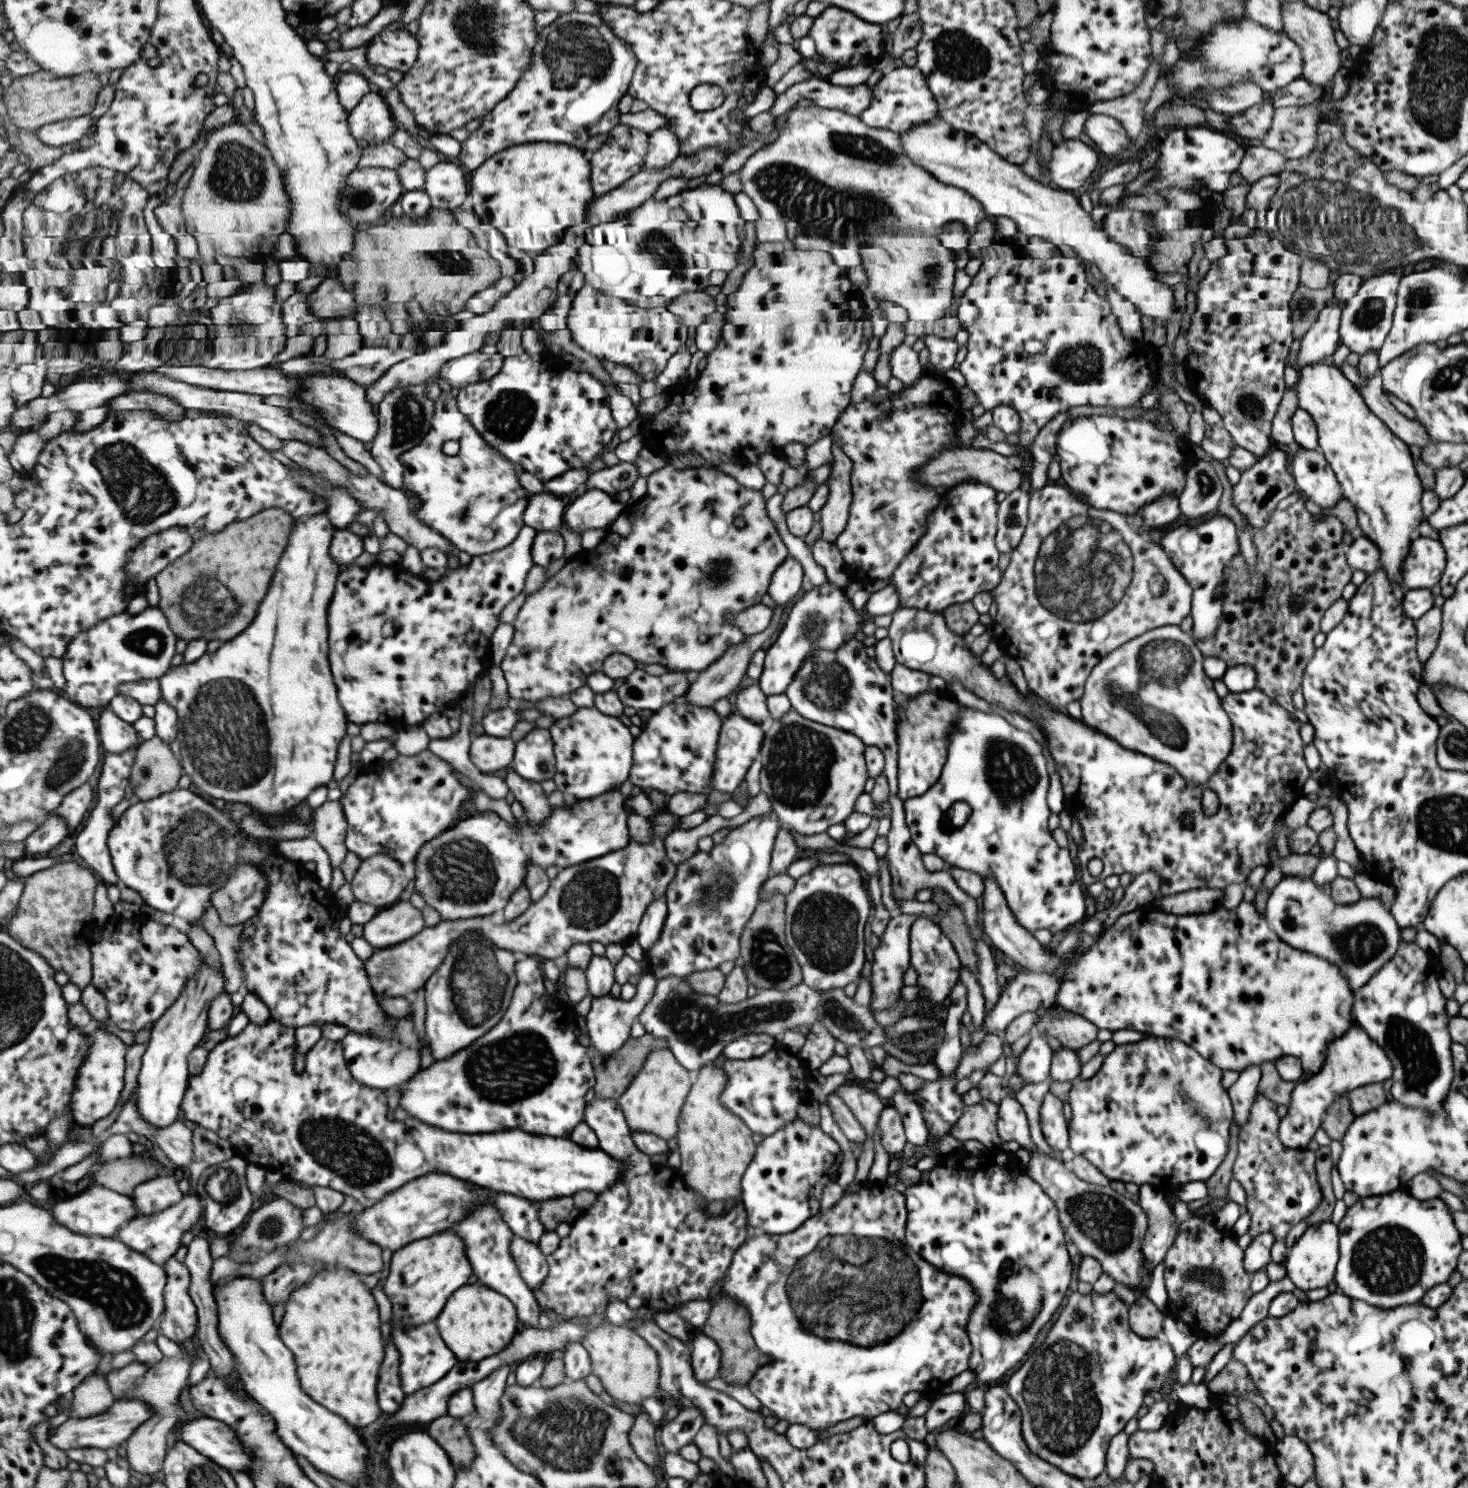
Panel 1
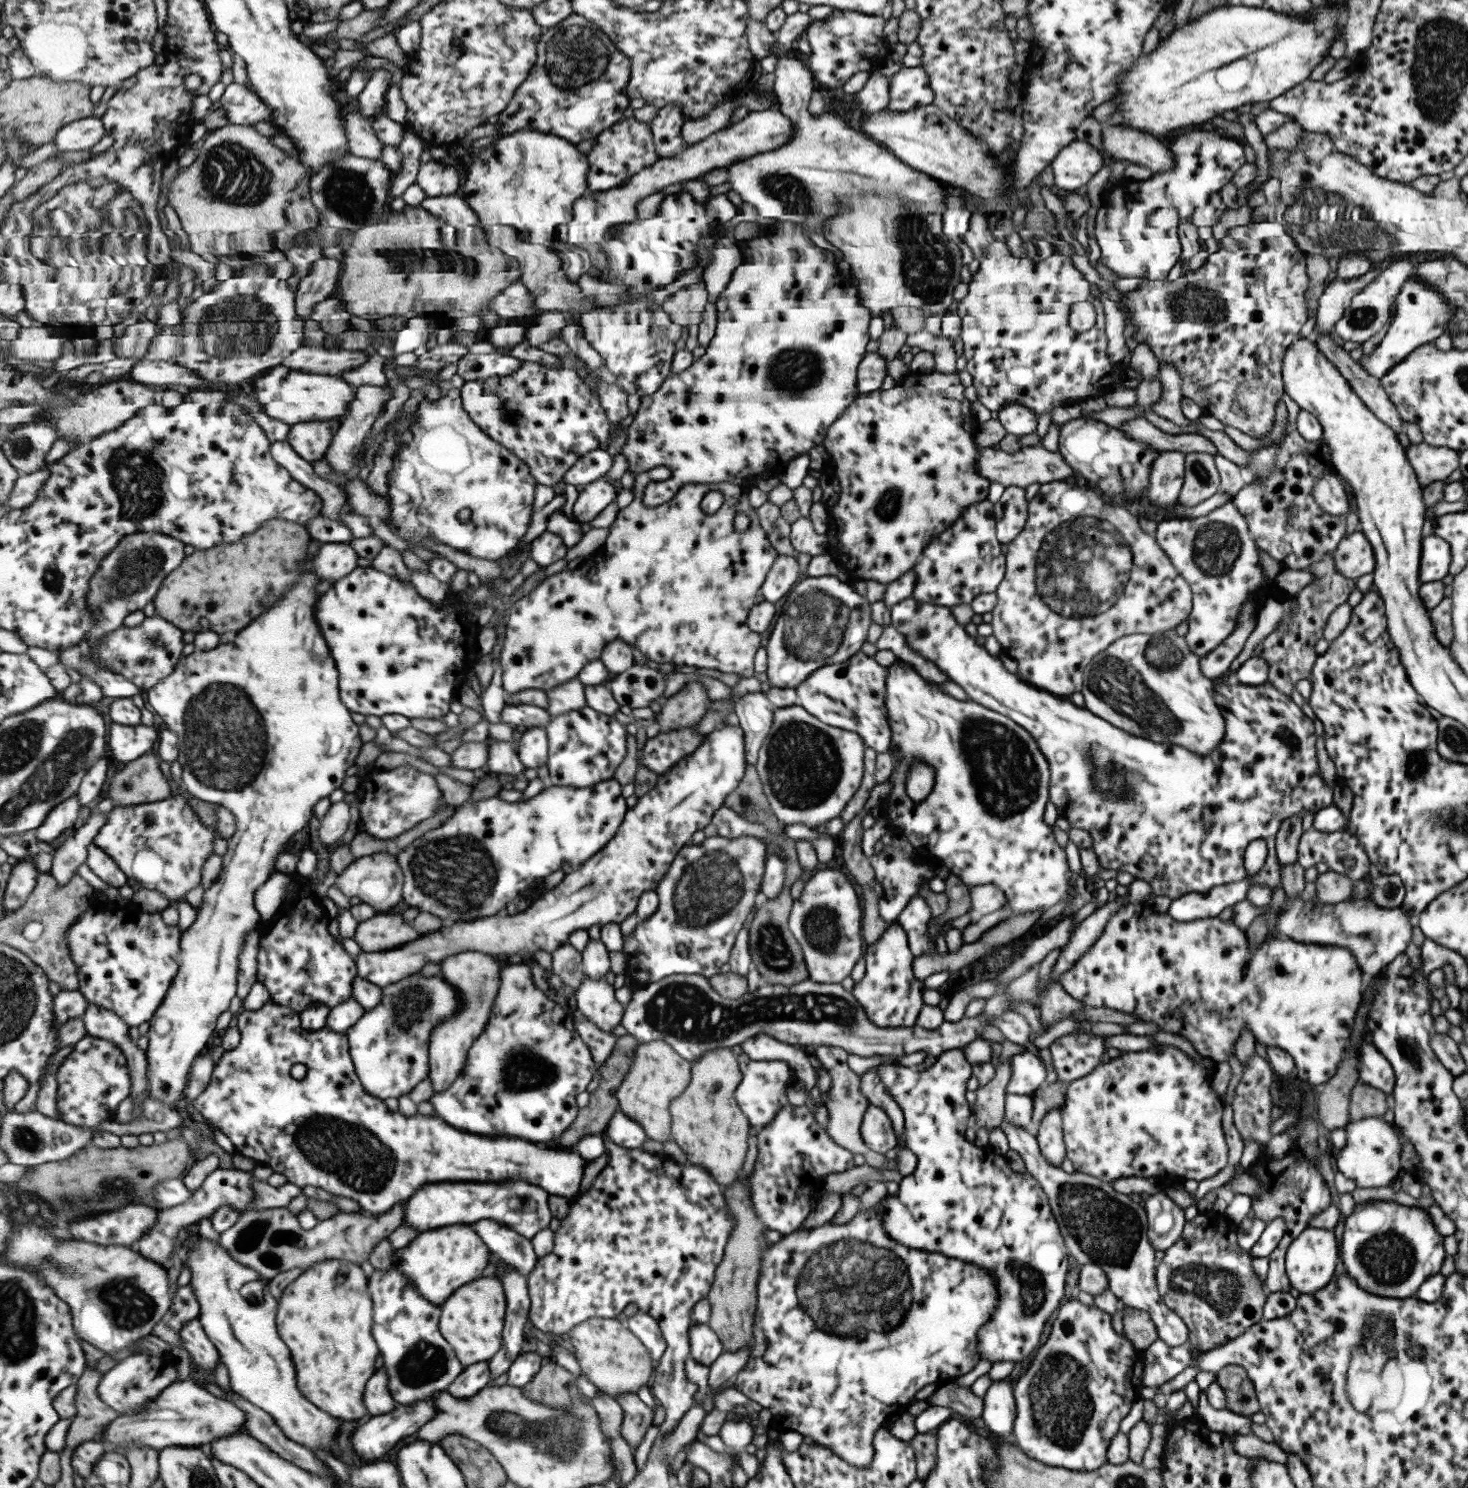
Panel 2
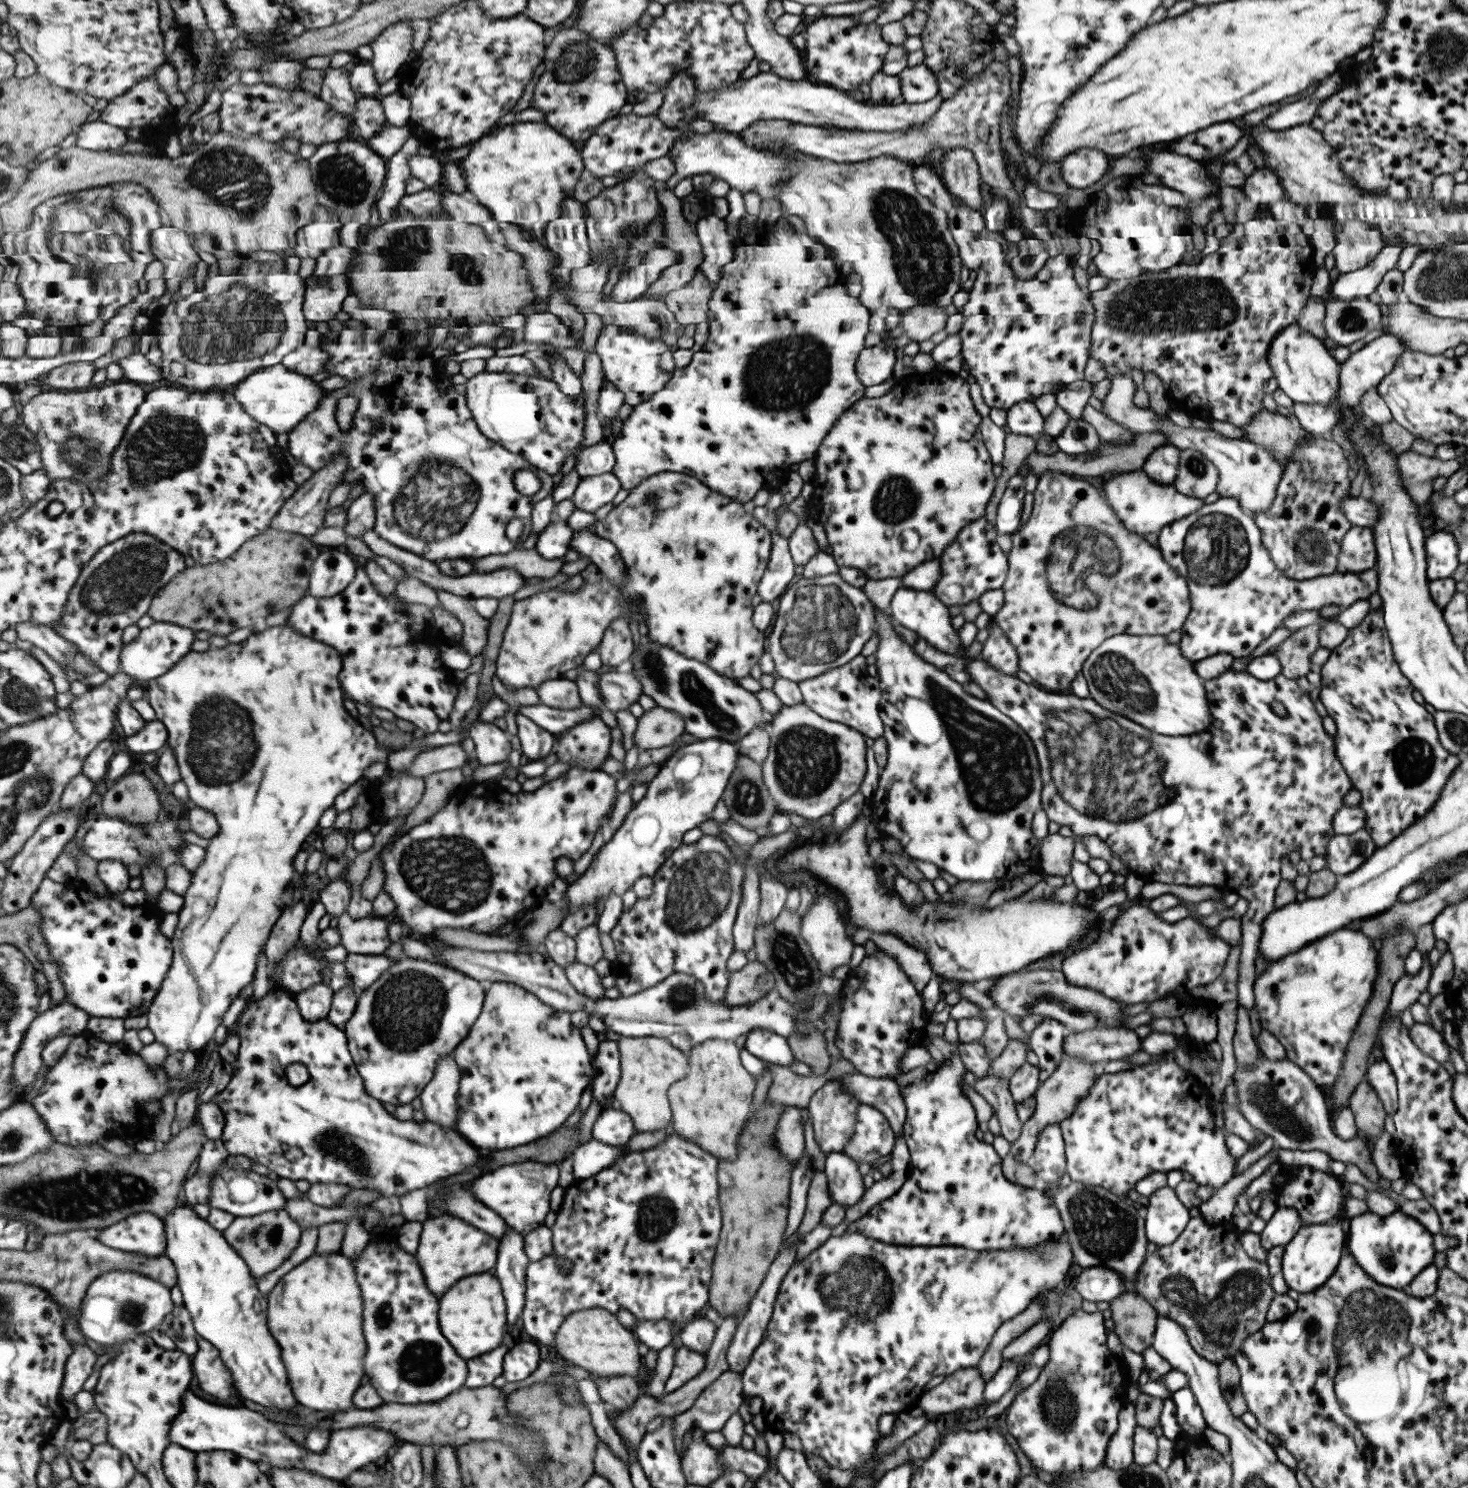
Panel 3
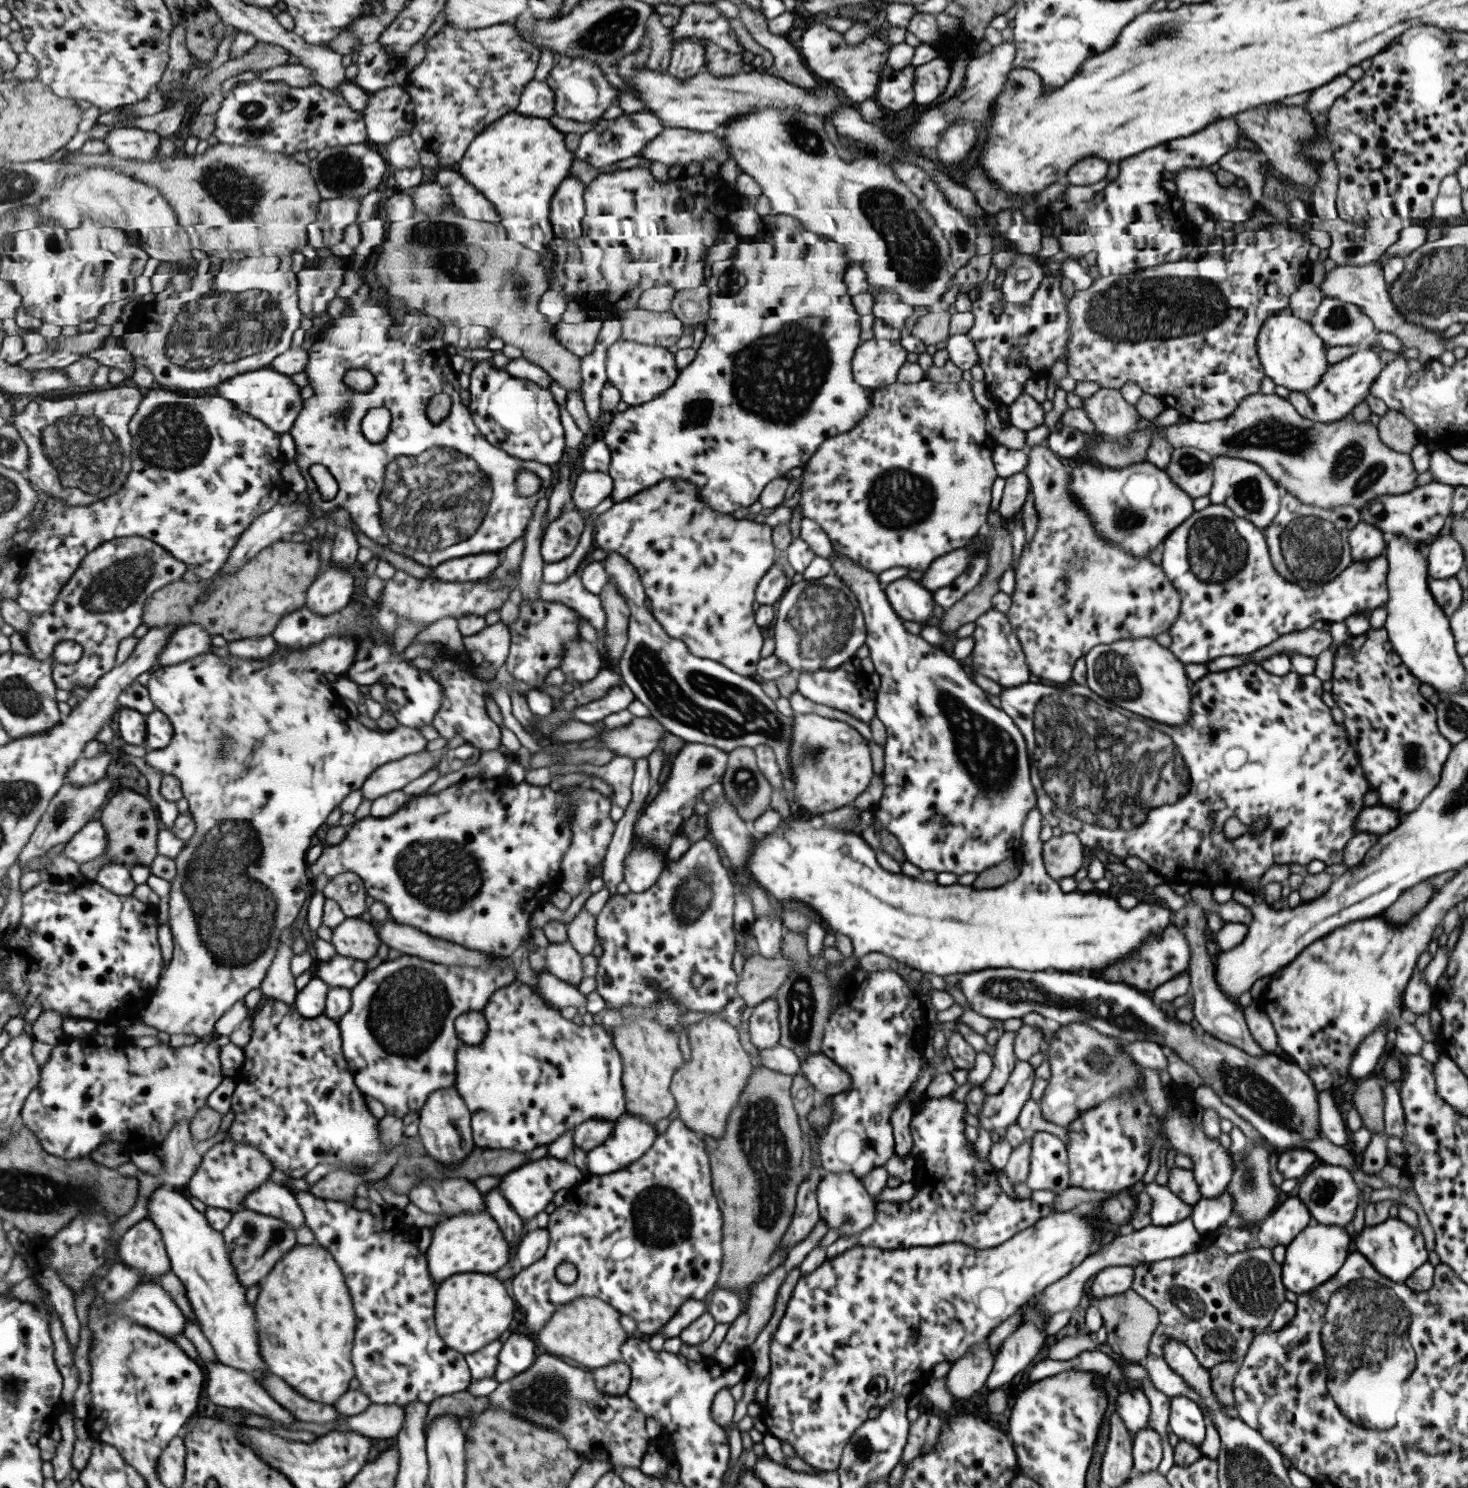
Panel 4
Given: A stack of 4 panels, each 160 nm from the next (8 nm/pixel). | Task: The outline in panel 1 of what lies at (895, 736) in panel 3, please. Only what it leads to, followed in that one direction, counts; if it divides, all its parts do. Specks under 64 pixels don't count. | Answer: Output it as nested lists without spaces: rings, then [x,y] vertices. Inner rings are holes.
[[[961,707],[956,712],[956,721],[950,726],[947,733],[947,758],[943,764],[939,780],[921,794],[921,796],[907,798],[907,800],[902,801],[903,811],[905,813],[905,824],[907,825],[912,843],[919,849],[919,852],[922,855],[933,853],[948,865],[963,868],[965,871],[975,873],[979,875],[981,879],[983,879],[983,877],[993,877],[993,881],[997,883],[997,886],[999,886],[999,889],[1001,889],[1004,894],[1006,905],[1009,907],[1013,918],[1019,923],[1019,926],[1022,926],[1031,934],[1034,930],[1039,928],[1045,928],[1045,930],[1049,930],[1051,934],[1059,932],[1059,930],[1070,930],[1076,927],[1085,918],[1085,904],[1083,903],[1085,902],[1085,891],[1079,886],[1079,882],[1077,882],[1075,866],[1069,857],[1067,849],[1057,846],[1051,837],[1051,831],[1047,829],[1047,819],[1051,814],[1046,802],[1046,790],[1049,781],[1048,768],[1049,765],[1047,764],[1047,760],[1045,760],[1045,756],[1043,756],[1043,750],[1041,750],[1041,746],[1037,744],[1037,741],[1031,738],[1031,733],[1011,726],[1011,724],[1008,724],[999,714],[978,711],[969,707]],[[955,802],[965,802],[965,804],[969,806],[969,809],[971,809],[971,814],[969,814],[967,822],[958,827],[953,826],[953,824],[947,821],[951,806],[953,806]]]

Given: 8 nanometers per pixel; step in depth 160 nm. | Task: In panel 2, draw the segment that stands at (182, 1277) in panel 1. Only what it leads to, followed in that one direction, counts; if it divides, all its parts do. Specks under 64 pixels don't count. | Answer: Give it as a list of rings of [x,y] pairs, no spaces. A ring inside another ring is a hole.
[[[199,1317],[185,1325],[181,1338],[184,1344],[183,1348],[188,1352],[193,1363],[215,1375],[220,1353],[216,1344],[213,1344],[208,1333],[205,1332]]]

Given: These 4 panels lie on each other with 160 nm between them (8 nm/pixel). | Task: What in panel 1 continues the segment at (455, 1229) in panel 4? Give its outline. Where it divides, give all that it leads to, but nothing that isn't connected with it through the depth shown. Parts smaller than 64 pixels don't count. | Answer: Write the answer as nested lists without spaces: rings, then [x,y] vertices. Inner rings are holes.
[[[457,1232],[437,1233],[397,1250],[392,1254],[384,1287],[385,1294],[394,1306],[393,1318],[404,1325],[435,1321],[447,1306],[453,1292],[465,1286],[473,1274],[473,1265],[465,1252],[465,1239],[457,1236]]]

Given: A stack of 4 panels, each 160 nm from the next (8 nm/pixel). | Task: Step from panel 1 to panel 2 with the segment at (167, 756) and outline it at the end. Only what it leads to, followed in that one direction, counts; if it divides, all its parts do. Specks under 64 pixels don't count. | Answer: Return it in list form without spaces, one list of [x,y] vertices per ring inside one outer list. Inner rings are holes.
[[[157,750],[149,752],[141,758],[125,764],[119,774],[114,774],[110,781],[108,798],[120,807],[137,807],[138,805],[157,803],[171,797],[171,784],[167,782],[163,770],[159,768],[161,762]]]

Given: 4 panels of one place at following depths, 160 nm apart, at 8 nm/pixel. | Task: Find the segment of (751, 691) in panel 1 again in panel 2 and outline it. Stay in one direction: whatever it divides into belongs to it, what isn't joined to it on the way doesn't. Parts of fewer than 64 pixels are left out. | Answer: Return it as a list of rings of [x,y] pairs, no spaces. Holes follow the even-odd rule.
[[[761,691],[744,694],[733,702],[732,718],[737,718],[743,729],[748,765],[754,766],[757,762],[758,751],[770,729],[774,709]]]

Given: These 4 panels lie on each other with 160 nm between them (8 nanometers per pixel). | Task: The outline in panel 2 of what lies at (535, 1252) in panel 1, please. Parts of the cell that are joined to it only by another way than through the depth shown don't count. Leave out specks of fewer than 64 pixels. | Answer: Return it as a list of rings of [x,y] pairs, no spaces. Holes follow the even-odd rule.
[[[487,1218],[477,1221],[473,1227],[491,1252],[503,1262],[515,1265],[522,1275],[529,1278],[540,1258],[531,1239]]]

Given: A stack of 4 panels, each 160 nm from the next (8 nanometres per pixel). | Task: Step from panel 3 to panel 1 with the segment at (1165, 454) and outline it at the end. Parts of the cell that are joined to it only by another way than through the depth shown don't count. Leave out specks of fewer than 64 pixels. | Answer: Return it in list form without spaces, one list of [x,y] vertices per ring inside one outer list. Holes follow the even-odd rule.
[[[1171,493],[1161,495],[1146,504],[1139,513],[1143,526],[1148,530],[1165,530],[1179,518],[1178,498]]]

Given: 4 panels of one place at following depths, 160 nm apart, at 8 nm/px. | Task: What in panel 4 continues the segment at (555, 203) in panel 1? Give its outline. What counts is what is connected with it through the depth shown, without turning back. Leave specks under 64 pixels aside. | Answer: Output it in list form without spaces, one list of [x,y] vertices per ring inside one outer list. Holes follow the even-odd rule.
[[[512,112],[491,124],[483,134],[477,135],[459,163],[459,172],[479,188],[497,206],[501,218],[529,217],[546,219],[560,184],[571,174],[575,153],[565,146],[565,133],[560,132],[549,119]]]

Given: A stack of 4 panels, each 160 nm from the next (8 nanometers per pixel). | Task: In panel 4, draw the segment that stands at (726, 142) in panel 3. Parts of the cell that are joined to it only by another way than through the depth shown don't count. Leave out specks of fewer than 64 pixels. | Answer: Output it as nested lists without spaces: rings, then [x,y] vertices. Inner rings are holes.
[[[667,127],[652,143],[642,150],[641,156],[669,166],[680,164],[681,168],[698,162],[701,165],[713,158],[718,166],[731,159],[717,132],[699,132],[688,128]]]

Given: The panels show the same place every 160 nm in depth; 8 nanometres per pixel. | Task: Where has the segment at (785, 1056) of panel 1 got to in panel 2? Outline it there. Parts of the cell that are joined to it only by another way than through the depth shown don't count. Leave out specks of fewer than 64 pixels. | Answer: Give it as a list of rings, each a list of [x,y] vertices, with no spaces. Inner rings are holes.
[[[743,1052],[738,1056],[738,1064],[742,1072],[742,1082],[735,1092],[738,1105],[745,1112],[750,1123],[764,1127],[782,1106],[788,1104],[785,1087],[795,1080],[795,1073],[785,1062],[780,1060],[756,1061]]]

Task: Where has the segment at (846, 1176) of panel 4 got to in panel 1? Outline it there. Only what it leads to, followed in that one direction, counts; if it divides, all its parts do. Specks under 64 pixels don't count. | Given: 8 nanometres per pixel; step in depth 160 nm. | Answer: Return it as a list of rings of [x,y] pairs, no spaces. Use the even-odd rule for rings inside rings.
[[[795,1117],[785,1126],[778,1128],[772,1135],[761,1137],[744,1176],[741,1179],[740,1203],[747,1213],[747,1225],[755,1232],[785,1235],[818,1213],[820,1200],[828,1182],[835,1181],[842,1161],[840,1146],[827,1136],[818,1125],[805,1124]]]

